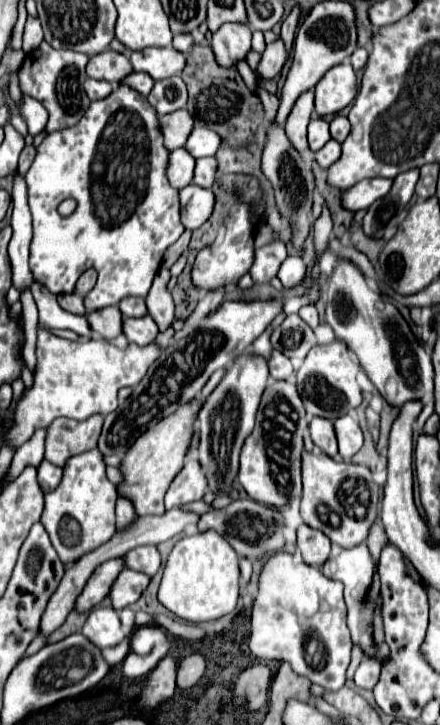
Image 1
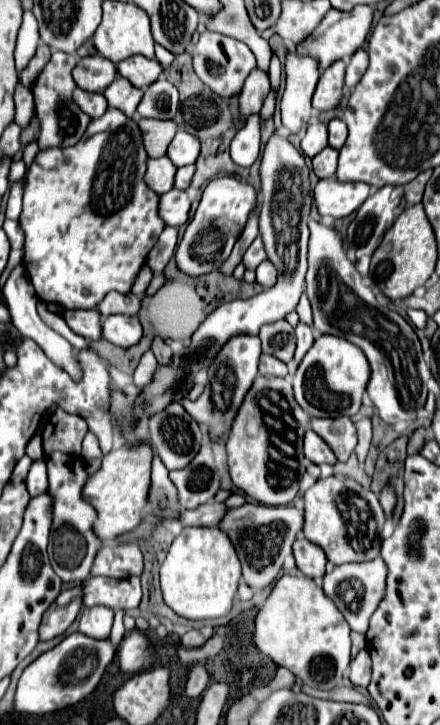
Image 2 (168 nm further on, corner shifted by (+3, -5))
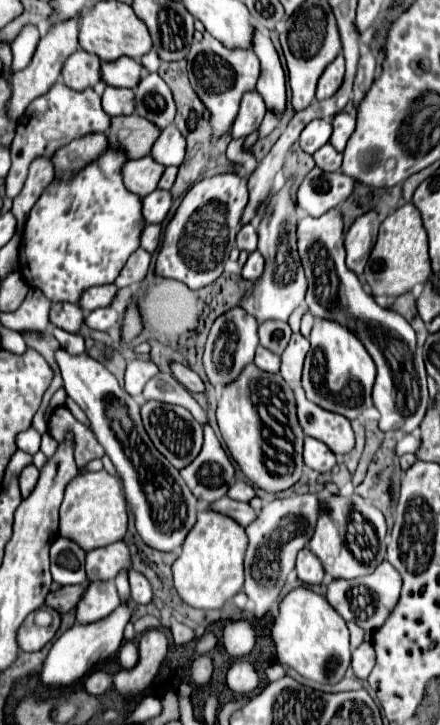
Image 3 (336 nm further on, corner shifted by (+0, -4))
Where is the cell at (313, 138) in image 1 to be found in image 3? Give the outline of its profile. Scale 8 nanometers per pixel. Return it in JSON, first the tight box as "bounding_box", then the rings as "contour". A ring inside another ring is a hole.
{"bounding_box":[300,120,332,154],"contour":[[[312,120],[300,136],[300,148],[308,154],[314,154],[318,148],[322,148],[332,136],[332,124],[328,120]]]}

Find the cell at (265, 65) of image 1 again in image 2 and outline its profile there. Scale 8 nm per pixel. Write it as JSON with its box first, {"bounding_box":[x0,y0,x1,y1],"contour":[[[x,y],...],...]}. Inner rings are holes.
{"bounding_box":[239,69,269,119],"contour":[[[261,69],[251,71],[239,95],[239,117],[249,119],[251,115],[259,113],[267,95],[269,95],[269,75],[265,75]]]}

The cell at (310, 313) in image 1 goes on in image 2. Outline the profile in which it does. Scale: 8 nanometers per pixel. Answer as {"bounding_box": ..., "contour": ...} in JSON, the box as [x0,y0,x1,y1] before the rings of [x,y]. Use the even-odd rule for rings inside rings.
{"bounding_box":[293,323,313,365],"contour":[[[299,323],[295,327],[295,337],[297,337],[297,349],[295,349],[295,355],[293,355],[293,365],[299,365],[301,359],[303,359],[303,355],[313,345],[313,331],[305,323]]]}

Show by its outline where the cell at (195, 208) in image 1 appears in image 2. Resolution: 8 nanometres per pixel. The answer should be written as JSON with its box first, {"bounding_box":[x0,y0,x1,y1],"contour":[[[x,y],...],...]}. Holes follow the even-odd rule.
{"bounding_box":[159,189,191,227],"contour":[[[171,189],[159,197],[159,215],[163,215],[163,221],[171,227],[181,227],[189,221],[189,207],[191,201],[185,191]]]}

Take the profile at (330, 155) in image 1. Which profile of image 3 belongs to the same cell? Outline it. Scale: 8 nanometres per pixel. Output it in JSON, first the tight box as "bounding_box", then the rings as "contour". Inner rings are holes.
{"bounding_box":[314,144,342,172],"contour":[[[324,144],[316,154],[314,154],[314,162],[318,168],[326,170],[326,172],[336,172],[342,166],[342,154],[338,150],[334,150],[332,144]]]}

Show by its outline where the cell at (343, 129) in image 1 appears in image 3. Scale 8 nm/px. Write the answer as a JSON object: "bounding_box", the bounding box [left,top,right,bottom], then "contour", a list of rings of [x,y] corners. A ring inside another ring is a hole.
{"bounding_box":[330,112,354,152],"contour":[[[340,112],[334,116],[334,132],[332,132],[332,138],[330,138],[330,144],[338,150],[338,152],[344,152],[346,148],[346,142],[350,138],[350,134],[354,132],[354,116],[348,114],[348,112]]]}

